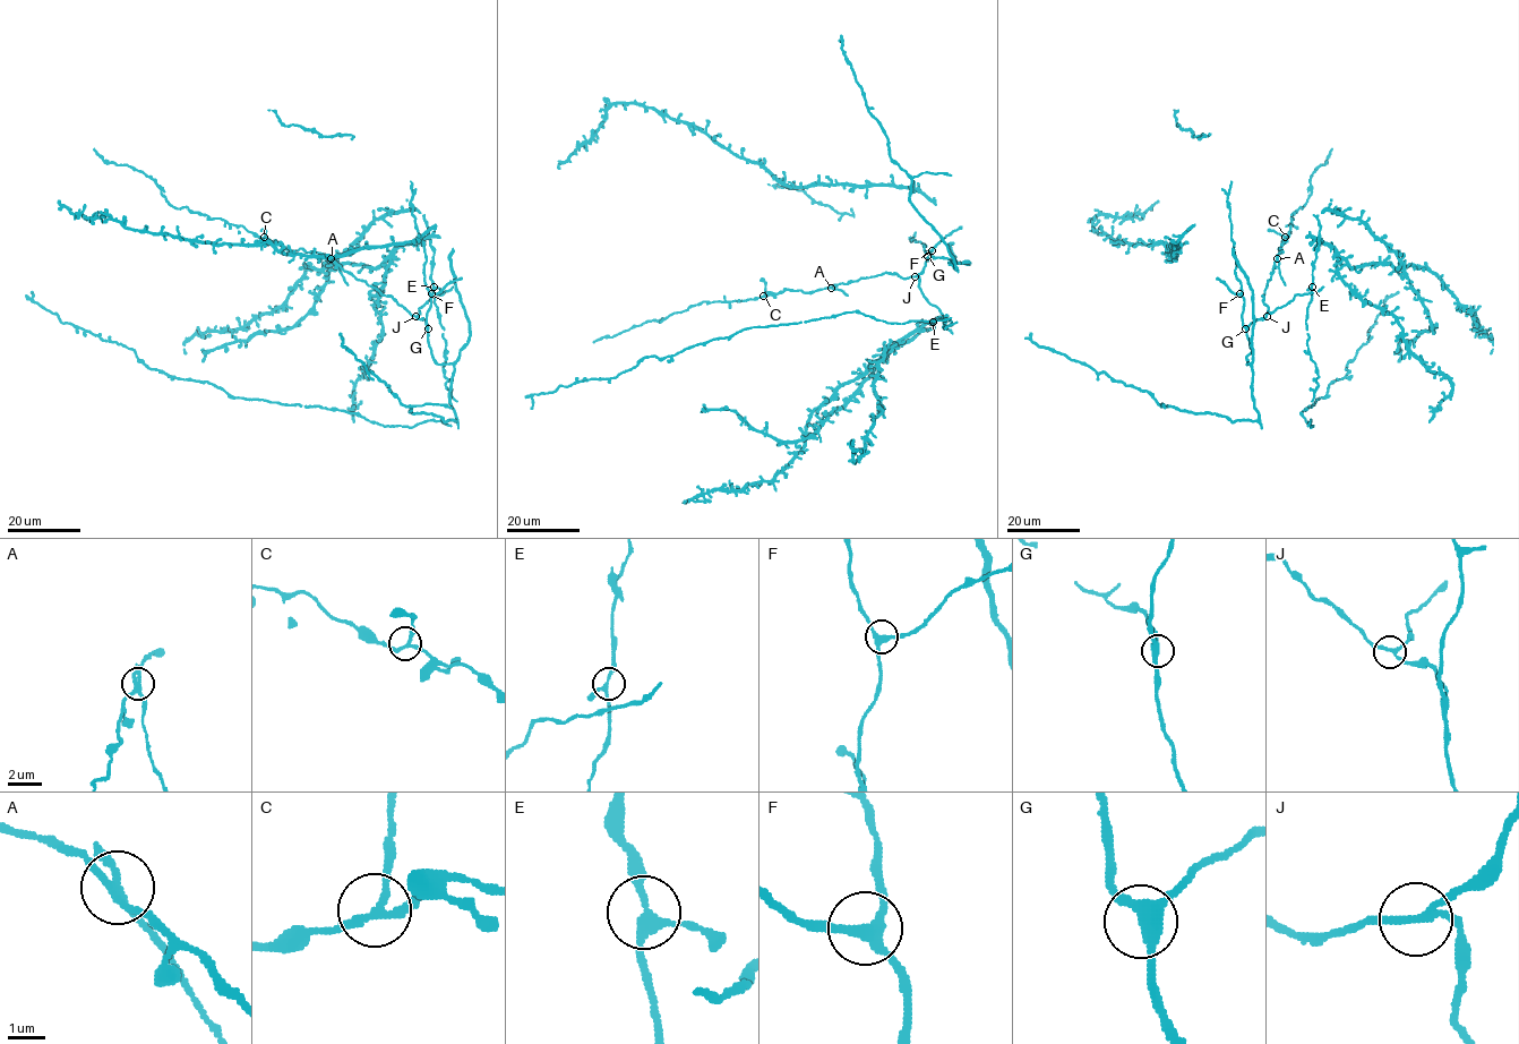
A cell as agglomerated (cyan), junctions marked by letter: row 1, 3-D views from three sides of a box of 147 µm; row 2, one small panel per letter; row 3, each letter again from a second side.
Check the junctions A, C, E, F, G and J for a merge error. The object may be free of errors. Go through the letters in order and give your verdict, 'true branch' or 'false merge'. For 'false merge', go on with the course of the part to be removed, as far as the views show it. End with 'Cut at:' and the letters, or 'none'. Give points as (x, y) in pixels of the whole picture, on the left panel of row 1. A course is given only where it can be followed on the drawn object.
A: false merge | (331, 258), (348, 284)
C: true branch
E: true branch
F: true branch
G: true branch
J: true branch
Cut at: A

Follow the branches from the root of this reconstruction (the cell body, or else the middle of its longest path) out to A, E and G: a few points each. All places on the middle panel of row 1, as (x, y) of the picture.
A: (930, 304), (918, 287), (918, 276), (903, 279), (895, 273), (861, 277), (831, 288)
E: (930, 304), (943, 316), (943, 319), (933, 322)
G: (930, 304), (918, 287), (917, 275), (927, 256)

